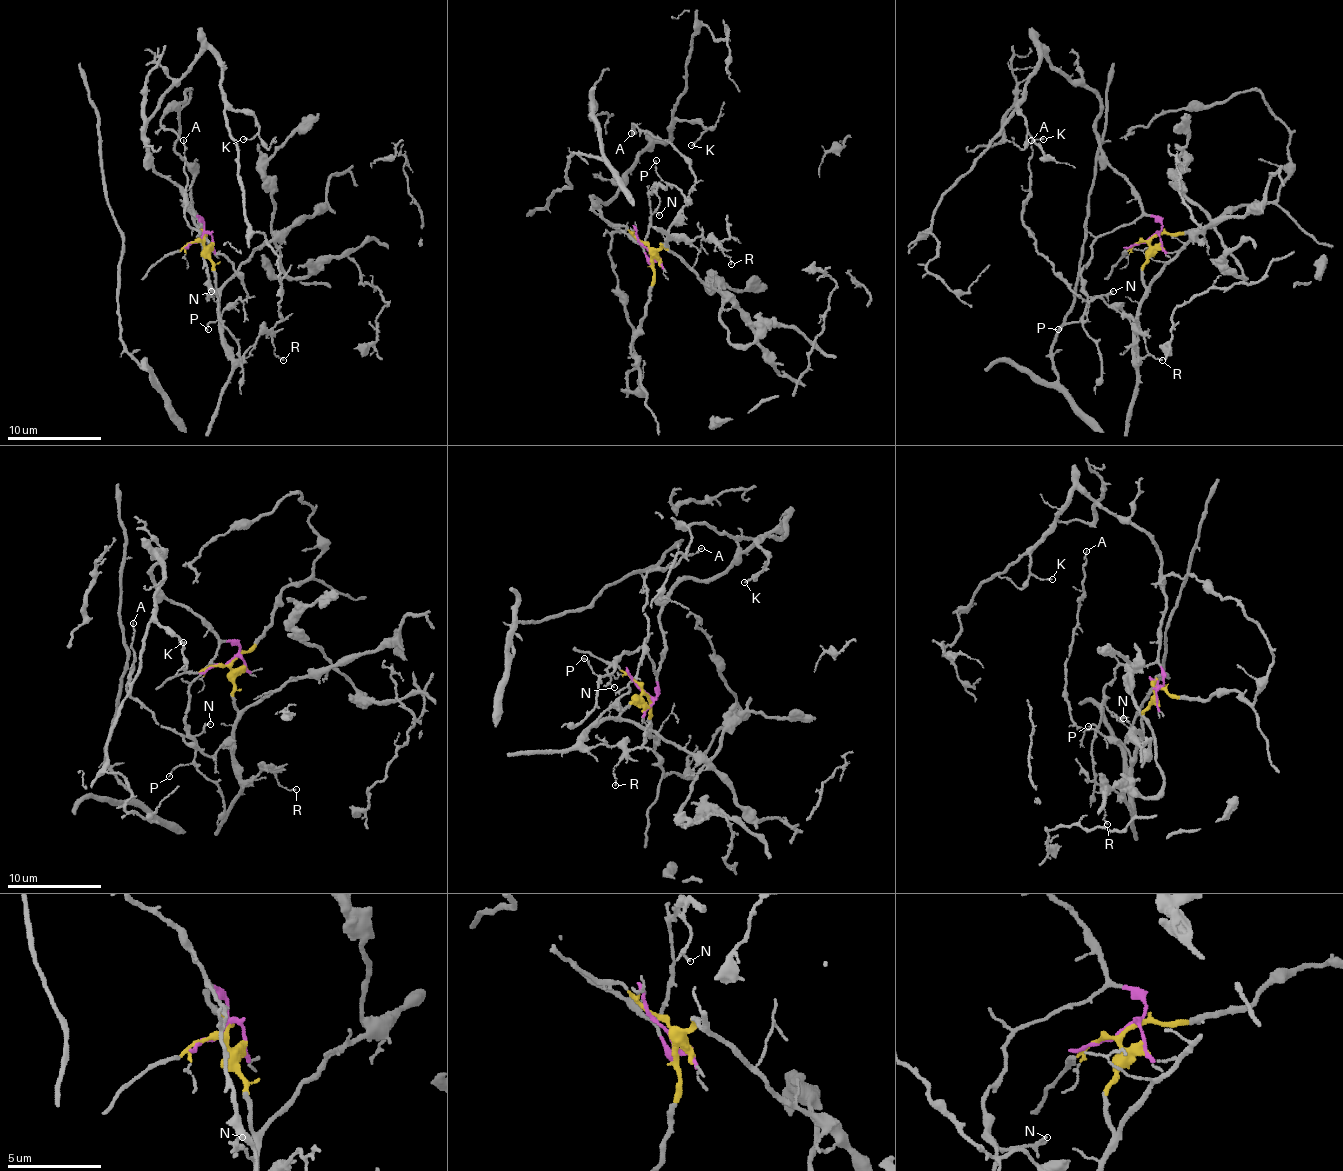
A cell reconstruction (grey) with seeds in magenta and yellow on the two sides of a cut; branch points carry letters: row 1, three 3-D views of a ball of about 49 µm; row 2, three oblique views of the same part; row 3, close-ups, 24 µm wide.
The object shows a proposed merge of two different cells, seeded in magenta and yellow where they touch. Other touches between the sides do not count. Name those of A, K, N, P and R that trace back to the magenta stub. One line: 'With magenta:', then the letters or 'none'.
With magenta: K, N, P

